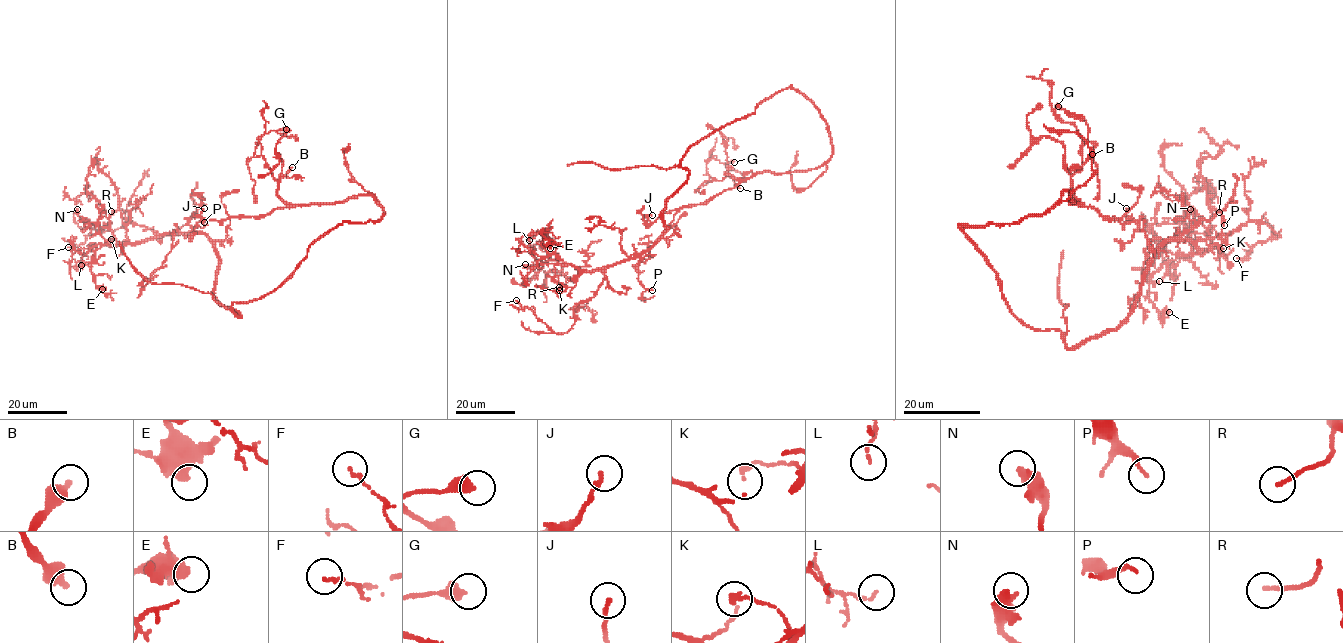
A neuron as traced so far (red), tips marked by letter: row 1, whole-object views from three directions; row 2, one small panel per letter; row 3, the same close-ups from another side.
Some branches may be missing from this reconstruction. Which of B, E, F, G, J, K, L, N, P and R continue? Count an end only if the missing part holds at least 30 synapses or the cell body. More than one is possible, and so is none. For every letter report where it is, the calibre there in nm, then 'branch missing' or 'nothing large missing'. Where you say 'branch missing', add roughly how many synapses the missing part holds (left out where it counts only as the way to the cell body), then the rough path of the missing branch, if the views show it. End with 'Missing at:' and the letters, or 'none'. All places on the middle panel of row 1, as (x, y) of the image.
B: at (740, 188); 360 nm thick; branch missing; about 40 synapses; missing branch runs (740, 188), (744, 205), (715, 217), (710, 212)
E: at (550, 248); 380 nm thick; nothing large missing
F: at (516, 300); 150 nm thick; nothing large missing
G: at (734, 162); 480 nm thick; nothing large missing
J: at (652, 215); 160 nm thick; nothing large missing
K: at (559, 290); 200 nm thick; nothing large missing
L: at (529, 240); 130 nm thick; nothing large missing
N: at (525, 264); 440 nm thick; nothing large missing
P: at (652, 290); 150 nm thick; nothing large missing
R: at (559, 287); 160 nm thick; nothing large missing
Missing at: B

